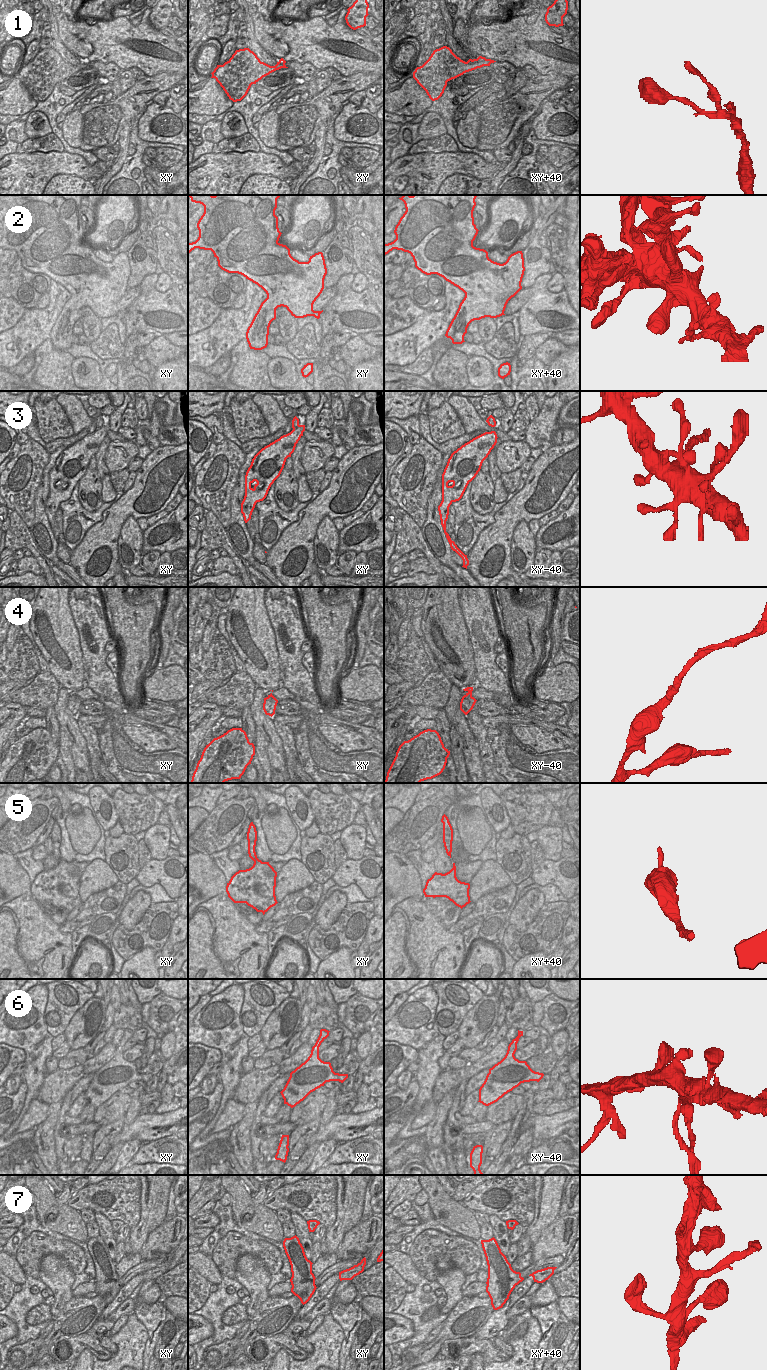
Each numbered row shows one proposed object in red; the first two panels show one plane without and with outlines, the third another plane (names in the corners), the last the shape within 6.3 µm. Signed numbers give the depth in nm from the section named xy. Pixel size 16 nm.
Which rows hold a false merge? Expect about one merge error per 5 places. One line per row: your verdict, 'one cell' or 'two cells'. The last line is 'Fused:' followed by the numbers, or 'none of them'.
1: one cell
2: one cell
3: one cell
4: one cell
5: one cell
6: one cell
7: one cell
Fused: none of them

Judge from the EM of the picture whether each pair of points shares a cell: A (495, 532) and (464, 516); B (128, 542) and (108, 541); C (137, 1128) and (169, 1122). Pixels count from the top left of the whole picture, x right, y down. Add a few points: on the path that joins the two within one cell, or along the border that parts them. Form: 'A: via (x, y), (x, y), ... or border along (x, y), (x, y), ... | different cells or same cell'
A: border along (500, 509), (472, 547) | different cells
B: border along (125, 520), (118, 537), (117, 561) | different cells
C: via (145, 1128), (161, 1125) | same cell

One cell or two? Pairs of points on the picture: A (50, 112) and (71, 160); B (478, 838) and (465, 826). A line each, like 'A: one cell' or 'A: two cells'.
A: two cells
B: one cell

